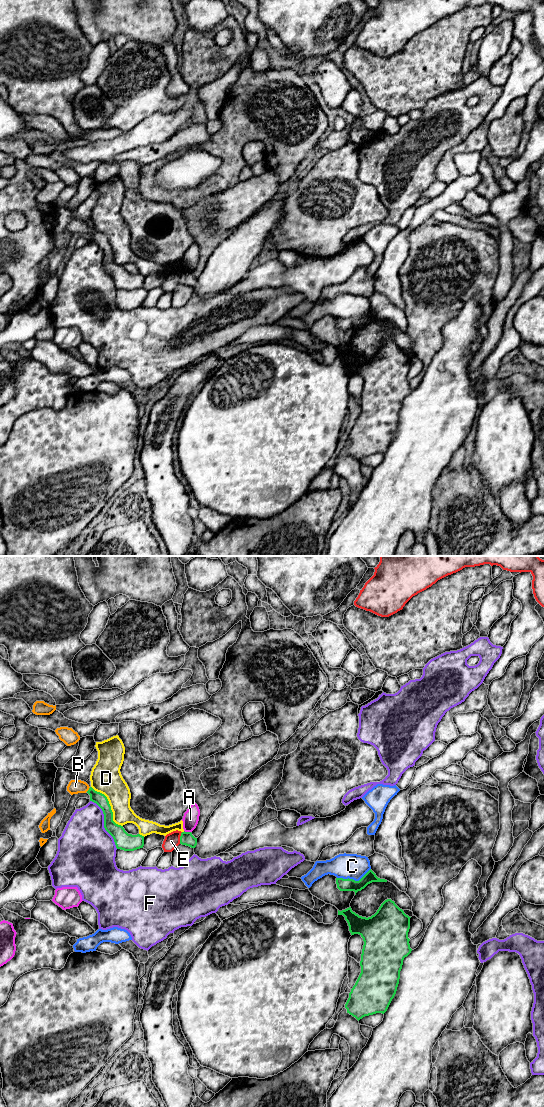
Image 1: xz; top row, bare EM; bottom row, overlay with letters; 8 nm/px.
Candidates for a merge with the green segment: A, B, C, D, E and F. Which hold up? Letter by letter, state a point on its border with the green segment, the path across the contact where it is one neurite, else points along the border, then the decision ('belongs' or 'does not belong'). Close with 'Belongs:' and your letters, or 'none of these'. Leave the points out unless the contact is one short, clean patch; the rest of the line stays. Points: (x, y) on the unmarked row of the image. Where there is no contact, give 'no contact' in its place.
A: meets green in xz at (187, 272); does not belong
B: meets green in xz at (89, 229); runs through xz (100, 239), (89, 229), (75, 226); belongs
C: meets green in xz at (353, 320); does not belong
D: meets green in xz at (110, 246); does not belong
E: meets green in xz at (180, 278); does not belong
F: meets green in xz at (104, 263); does not belong
Belongs: B

